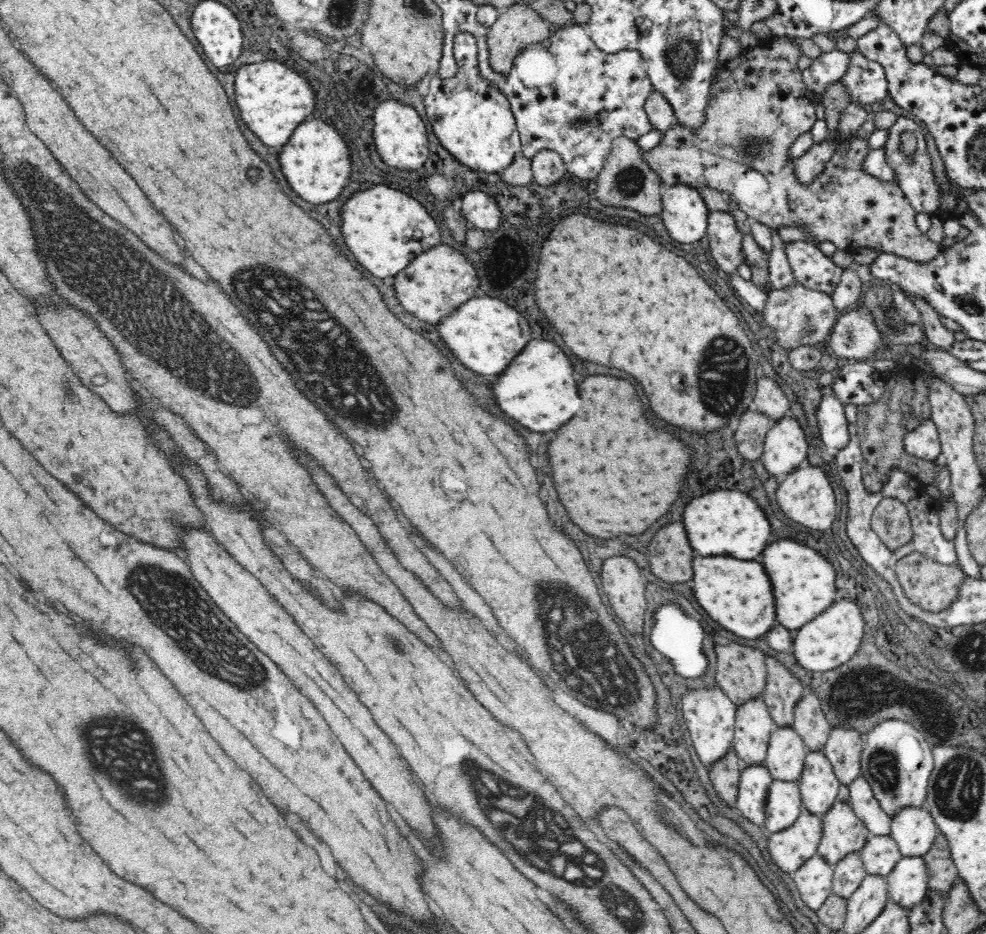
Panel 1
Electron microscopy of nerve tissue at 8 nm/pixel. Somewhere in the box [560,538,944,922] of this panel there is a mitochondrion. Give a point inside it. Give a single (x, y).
(883, 765)

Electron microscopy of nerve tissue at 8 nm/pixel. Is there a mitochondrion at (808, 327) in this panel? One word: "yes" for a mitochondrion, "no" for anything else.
yes

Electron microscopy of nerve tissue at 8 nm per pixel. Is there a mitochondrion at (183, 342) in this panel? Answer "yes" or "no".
yes

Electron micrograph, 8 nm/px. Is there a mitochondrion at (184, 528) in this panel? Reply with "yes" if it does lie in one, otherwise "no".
no

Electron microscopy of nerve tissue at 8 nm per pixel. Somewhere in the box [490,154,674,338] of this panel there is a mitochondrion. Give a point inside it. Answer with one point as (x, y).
(629, 183)

